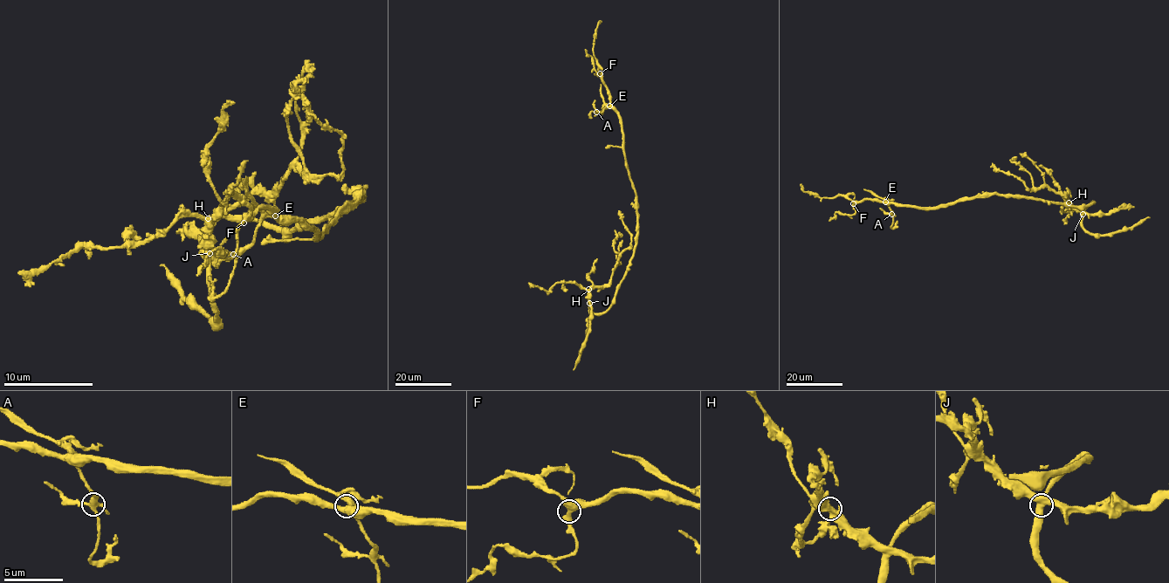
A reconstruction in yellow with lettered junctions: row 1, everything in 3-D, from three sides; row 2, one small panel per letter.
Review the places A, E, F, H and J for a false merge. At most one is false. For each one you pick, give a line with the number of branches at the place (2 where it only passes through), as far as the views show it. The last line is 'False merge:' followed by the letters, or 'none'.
J: 4 branches meet
False merge: J

